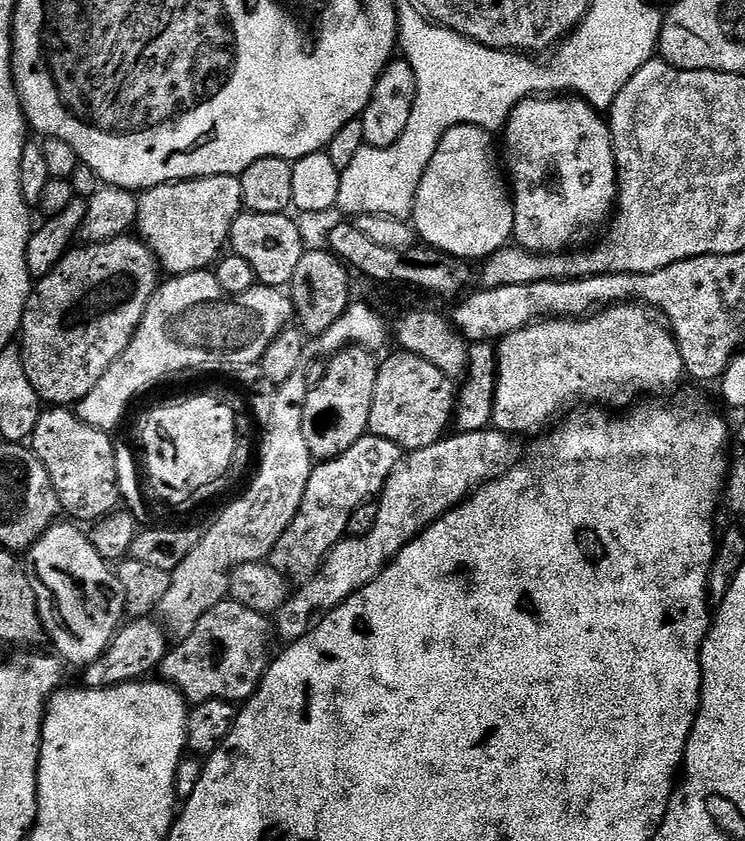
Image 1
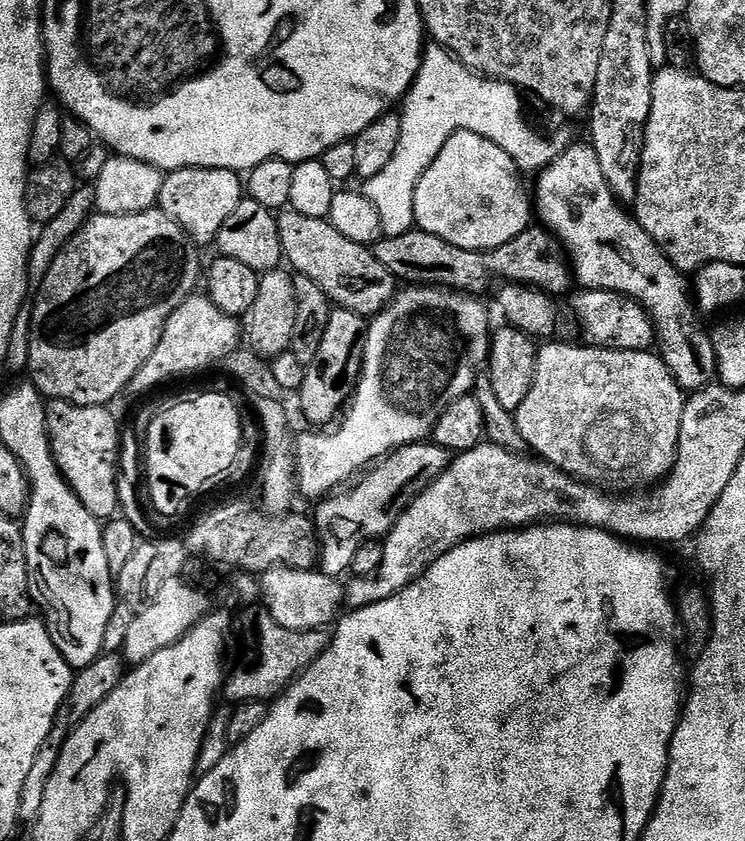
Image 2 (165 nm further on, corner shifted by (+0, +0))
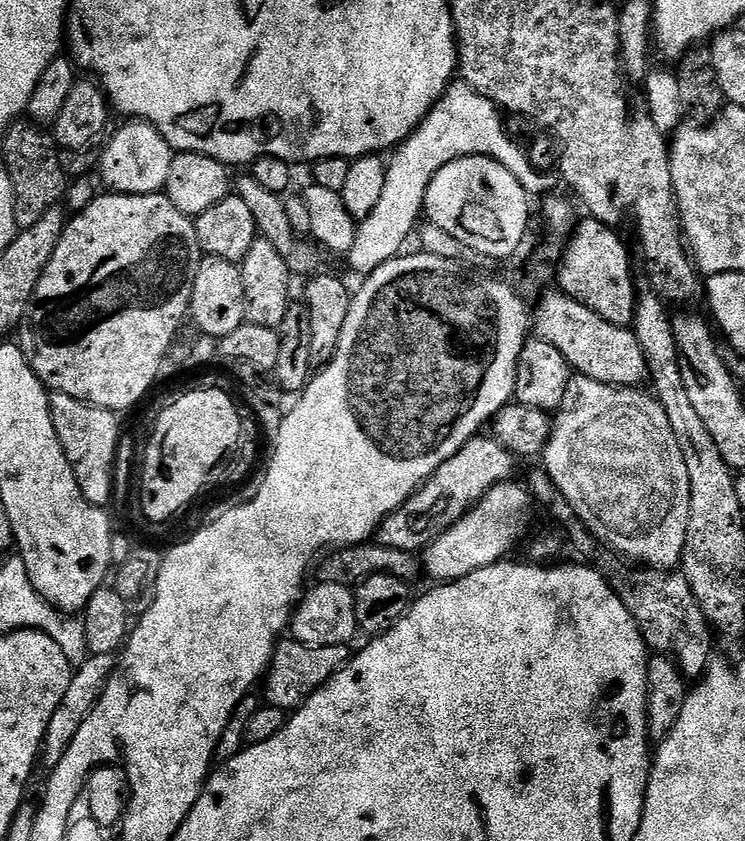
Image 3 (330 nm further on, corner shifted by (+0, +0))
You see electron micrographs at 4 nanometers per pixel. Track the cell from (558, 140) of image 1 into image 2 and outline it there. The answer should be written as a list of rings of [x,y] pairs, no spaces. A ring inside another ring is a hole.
[[[591,143],[575,144],[565,148],[564,153],[550,167],[539,173],[537,180],[540,181],[536,184],[536,192],[534,188],[534,212],[539,223],[560,241],[560,246],[570,261],[575,283],[581,289],[610,290],[629,296],[631,300],[636,300],[643,306],[652,318],[659,344],[661,340],[660,348],[658,344],[659,355],[676,379],[678,387],[688,394],[708,387],[717,379],[716,355],[709,329],[700,325],[701,317],[690,295],[689,281],[688,284],[684,281],[687,280],[685,273],[675,268],[670,258],[666,258],[666,254],[658,246],[658,242],[654,242],[654,238],[646,234],[635,215],[617,200],[602,175],[598,154]]]

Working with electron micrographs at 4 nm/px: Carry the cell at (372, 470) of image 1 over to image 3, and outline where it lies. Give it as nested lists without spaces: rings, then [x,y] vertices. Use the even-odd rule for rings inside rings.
[[[481,434],[466,442],[454,458],[442,462],[438,470],[398,510],[381,522],[378,543],[413,554],[432,544],[454,526],[494,486],[507,484],[516,472],[517,457],[495,438]]]

